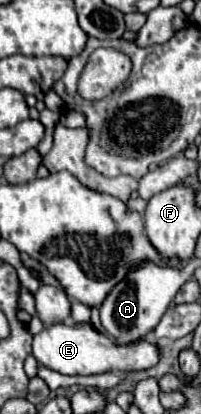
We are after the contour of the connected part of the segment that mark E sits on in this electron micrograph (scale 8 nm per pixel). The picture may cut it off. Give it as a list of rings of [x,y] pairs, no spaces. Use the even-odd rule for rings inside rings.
[[[53,324],[49,328],[45,328],[43,332],[39,332],[33,338],[33,356],[37,358],[39,364],[57,370],[61,374],[101,374],[101,372],[109,372],[109,370],[121,370],[121,372],[129,372],[129,370],[147,370],[151,366],[157,364],[159,360],[159,352],[155,344],[149,344],[145,340],[137,342],[137,344],[129,344],[125,348],[113,344],[113,340],[109,340],[109,336],[97,332],[91,324]]]

